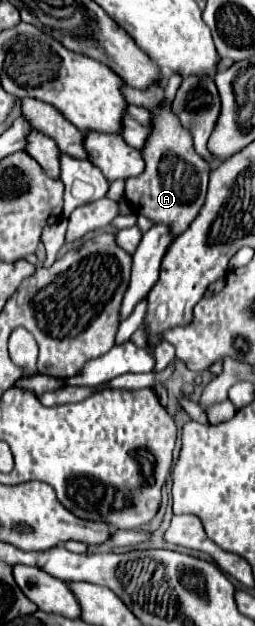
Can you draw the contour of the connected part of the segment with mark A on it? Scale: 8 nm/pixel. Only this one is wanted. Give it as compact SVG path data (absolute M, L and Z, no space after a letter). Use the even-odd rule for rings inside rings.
M124 87L124 95L128 97L128 103L132 105L142 105L148 109L156 107L154 113L154 131L148 141L148 145L142 149L142 157L146 161L146 169L140 177L126 179L126 199L138 215L148 217L154 225L168 225L170 233L176 237L184 233L192 219L200 213L204 199L206 199L206 189L208 189L208 175L210 175L210 165L194 151L192 137L190 133L172 117L170 105L158 107L162 99L162 87L152 87L148 93L140 93L132 87ZM168 159L168 169L162 169L162 161Z

